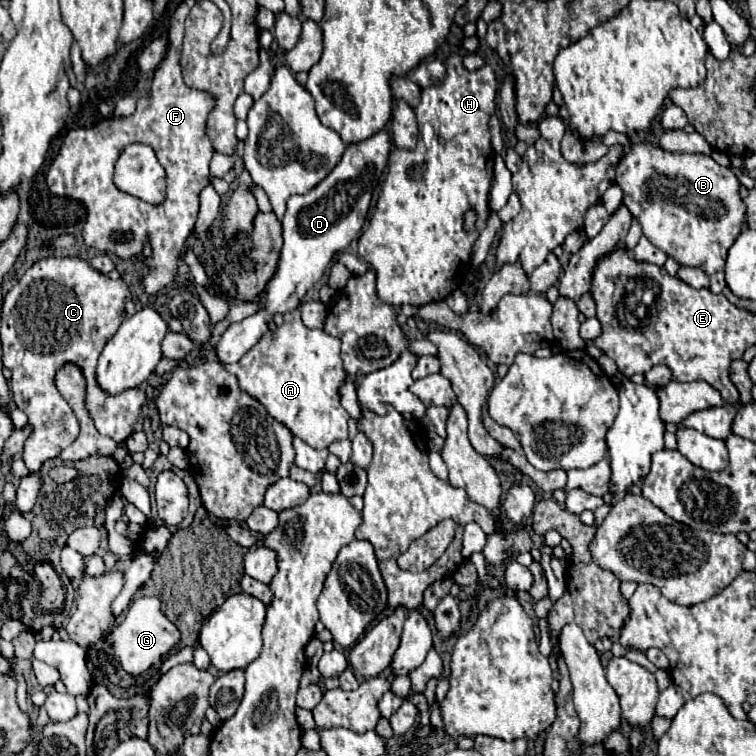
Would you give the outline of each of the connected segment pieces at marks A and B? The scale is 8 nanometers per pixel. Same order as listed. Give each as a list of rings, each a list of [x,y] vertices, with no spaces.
[[[299,308],[283,314],[283,324],[279,328],[267,330],[267,334],[263,334],[263,338],[237,364],[227,364],[225,370],[229,374],[235,374],[241,390],[259,400],[277,422],[285,424],[295,436],[299,436],[309,446],[327,448],[331,442],[347,438],[349,414],[341,406],[339,398],[339,388],[347,378],[341,360],[341,342],[339,338],[333,338],[323,330],[307,328],[301,320]]]
[[[637,142],[631,144],[629,152],[617,166],[617,186],[623,190],[623,204],[641,222],[643,234],[667,256],[675,258],[679,264],[699,266],[709,276],[723,270],[727,250],[737,240],[745,218],[745,206],[739,198],[741,184],[731,168],[719,166],[711,156],[705,154],[667,152],[659,146],[651,146],[649,142]]]

